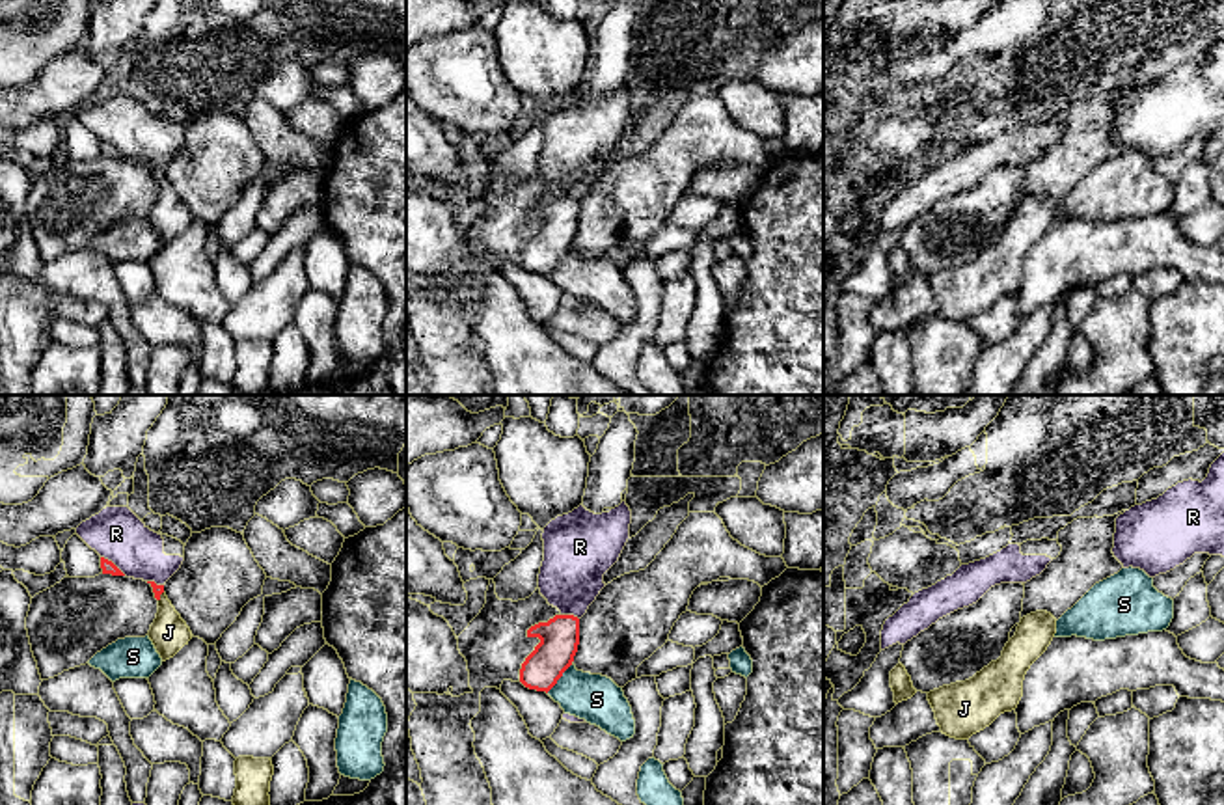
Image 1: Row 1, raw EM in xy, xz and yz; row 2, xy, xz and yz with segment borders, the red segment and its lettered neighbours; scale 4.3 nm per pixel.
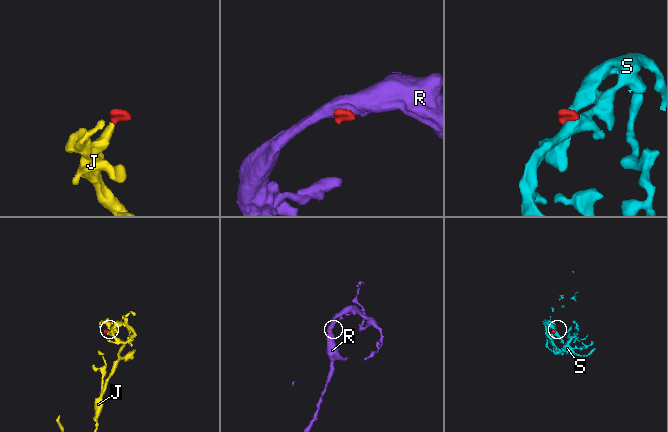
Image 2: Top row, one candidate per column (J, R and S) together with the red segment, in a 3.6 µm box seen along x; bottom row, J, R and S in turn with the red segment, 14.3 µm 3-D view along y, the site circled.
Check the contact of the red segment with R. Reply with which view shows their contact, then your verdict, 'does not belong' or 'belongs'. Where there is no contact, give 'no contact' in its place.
contact in xy; does not belong

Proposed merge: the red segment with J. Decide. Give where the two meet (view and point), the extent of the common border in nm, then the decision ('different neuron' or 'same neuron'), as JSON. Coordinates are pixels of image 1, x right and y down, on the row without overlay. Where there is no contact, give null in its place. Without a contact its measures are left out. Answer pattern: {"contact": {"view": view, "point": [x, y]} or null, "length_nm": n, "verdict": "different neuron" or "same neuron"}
{"contact": {"view": "xy", "point": [159, 179]}, "length_nm": 50, "verdict": "same neuron"}

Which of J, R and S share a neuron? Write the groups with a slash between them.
J / R / S

